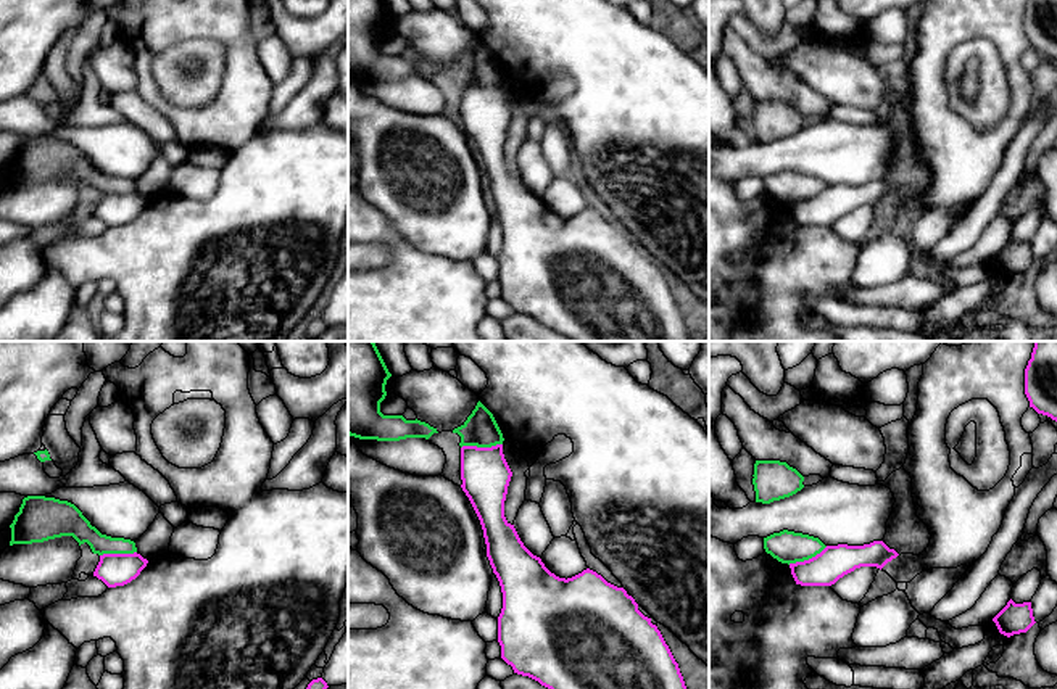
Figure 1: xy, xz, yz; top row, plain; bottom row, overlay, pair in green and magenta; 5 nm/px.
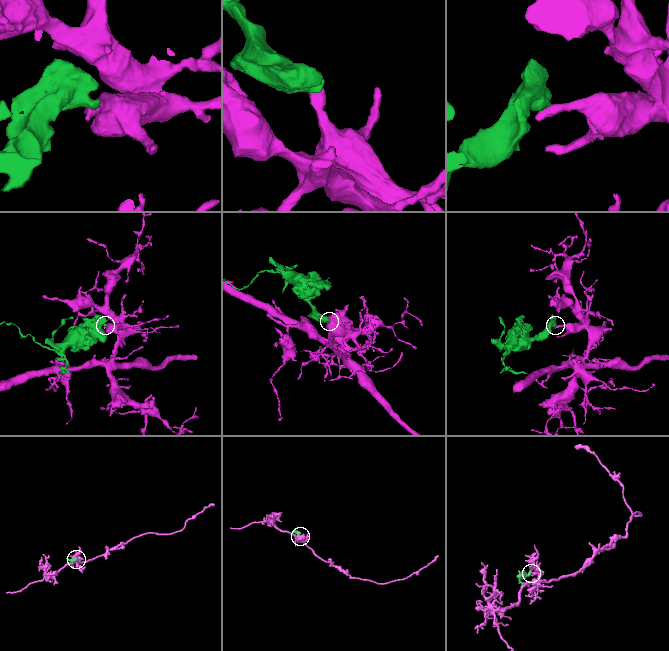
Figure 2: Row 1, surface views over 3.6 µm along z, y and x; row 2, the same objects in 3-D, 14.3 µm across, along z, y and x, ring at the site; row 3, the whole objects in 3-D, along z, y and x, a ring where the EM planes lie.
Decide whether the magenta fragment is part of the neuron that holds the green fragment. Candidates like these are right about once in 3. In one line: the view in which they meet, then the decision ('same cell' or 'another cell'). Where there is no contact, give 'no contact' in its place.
xz | another cell

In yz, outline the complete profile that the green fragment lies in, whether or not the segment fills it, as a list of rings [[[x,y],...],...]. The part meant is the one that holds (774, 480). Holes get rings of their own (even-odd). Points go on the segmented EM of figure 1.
[[[756,460],[752,477],[756,502],[762,504],[790,497],[804,488],[804,477],[780,460]]]

